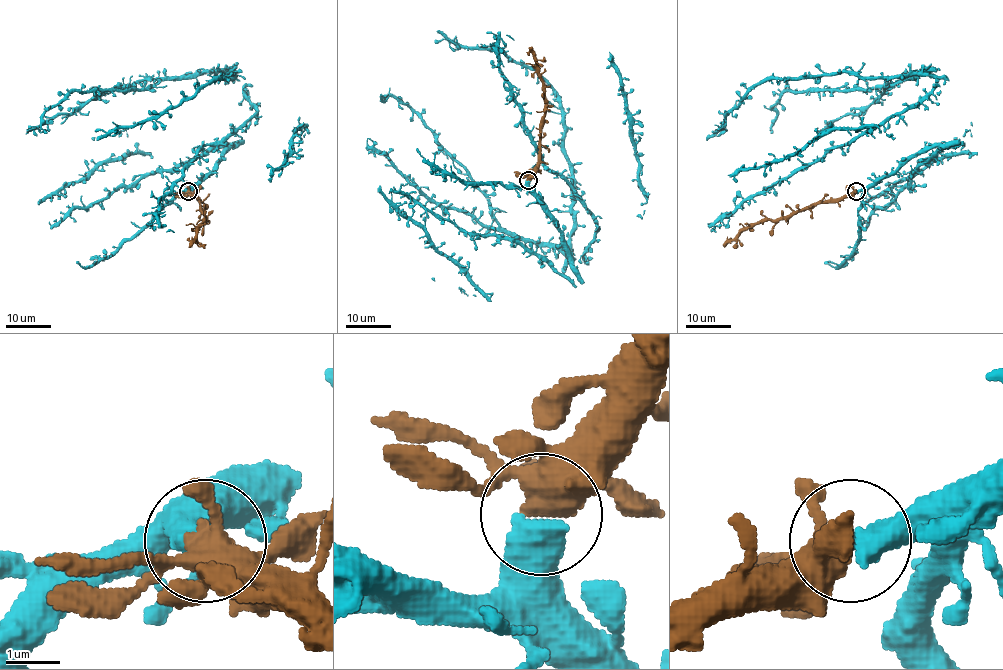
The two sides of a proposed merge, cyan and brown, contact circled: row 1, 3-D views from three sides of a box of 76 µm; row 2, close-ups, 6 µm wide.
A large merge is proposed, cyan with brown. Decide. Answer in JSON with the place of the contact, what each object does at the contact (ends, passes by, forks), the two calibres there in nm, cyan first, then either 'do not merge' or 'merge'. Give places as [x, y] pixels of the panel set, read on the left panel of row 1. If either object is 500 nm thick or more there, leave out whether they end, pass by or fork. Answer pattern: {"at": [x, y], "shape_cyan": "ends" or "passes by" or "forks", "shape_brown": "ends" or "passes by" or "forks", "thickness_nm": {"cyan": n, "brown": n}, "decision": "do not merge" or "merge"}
{"at": [188, 191], "thickness_nm": {"cyan": 650, "brown": 380}, "decision": "merge"}

